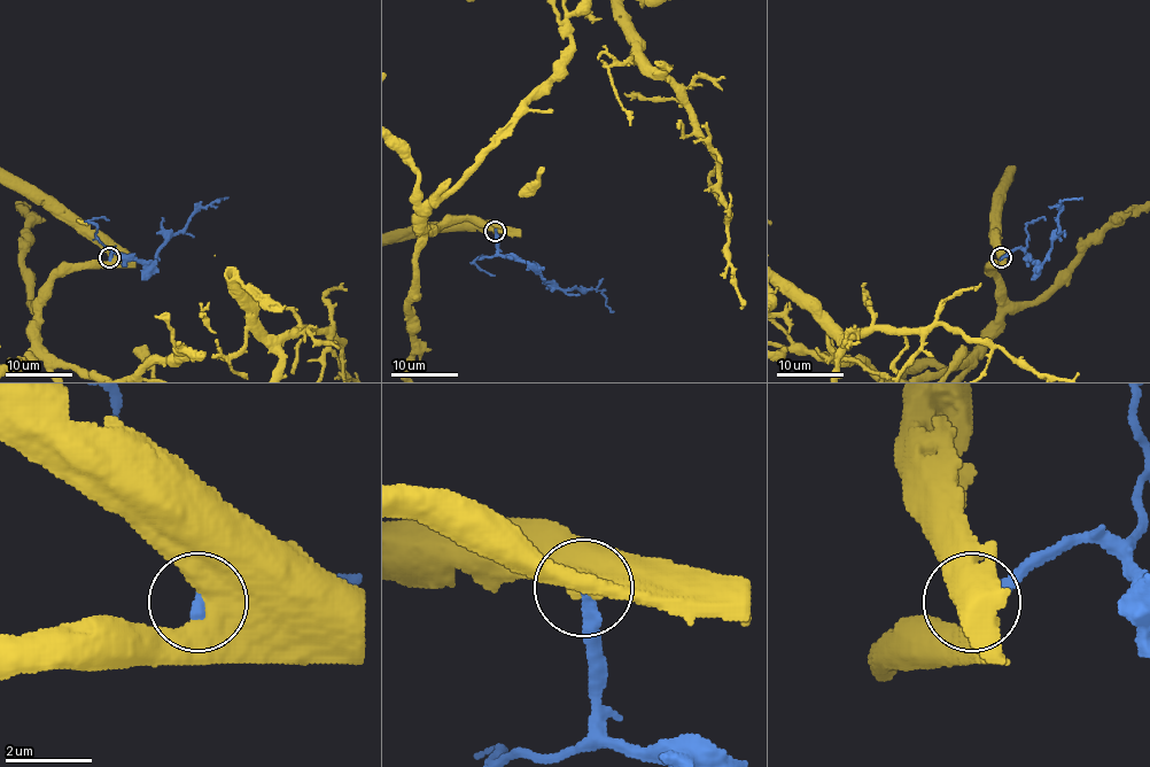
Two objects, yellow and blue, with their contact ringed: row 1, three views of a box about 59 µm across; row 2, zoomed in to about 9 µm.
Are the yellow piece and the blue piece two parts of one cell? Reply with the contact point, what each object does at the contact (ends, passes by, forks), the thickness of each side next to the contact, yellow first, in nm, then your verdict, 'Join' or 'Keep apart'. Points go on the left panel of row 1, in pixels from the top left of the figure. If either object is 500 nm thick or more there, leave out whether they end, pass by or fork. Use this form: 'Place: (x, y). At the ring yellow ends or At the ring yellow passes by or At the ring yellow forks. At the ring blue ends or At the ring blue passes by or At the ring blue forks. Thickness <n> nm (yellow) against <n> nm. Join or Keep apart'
Place: (109, 257). Thickness 800 nm (yellow) against 280 nm. Keep apart

